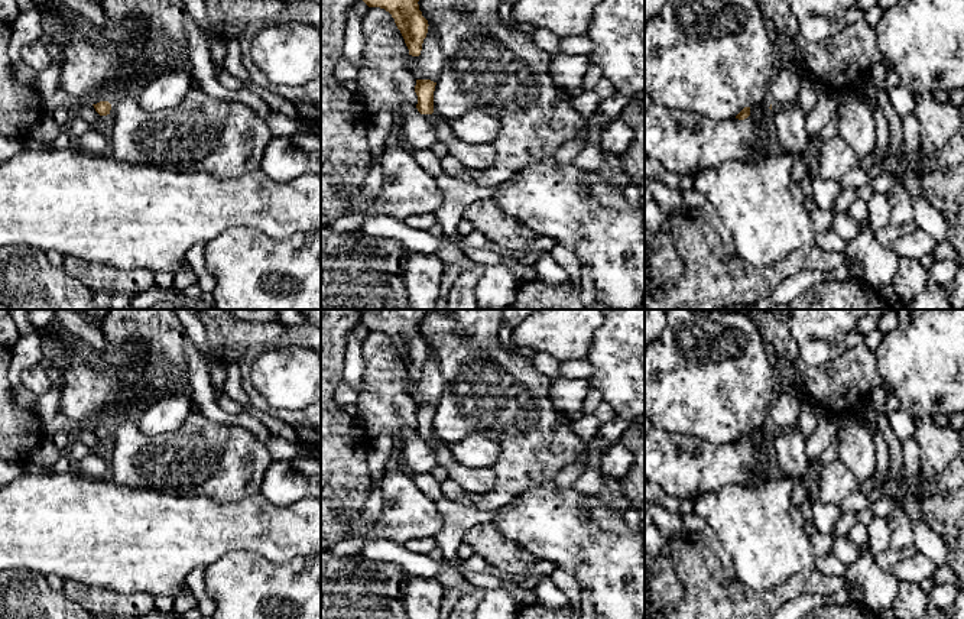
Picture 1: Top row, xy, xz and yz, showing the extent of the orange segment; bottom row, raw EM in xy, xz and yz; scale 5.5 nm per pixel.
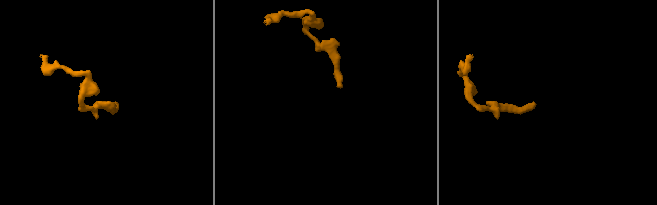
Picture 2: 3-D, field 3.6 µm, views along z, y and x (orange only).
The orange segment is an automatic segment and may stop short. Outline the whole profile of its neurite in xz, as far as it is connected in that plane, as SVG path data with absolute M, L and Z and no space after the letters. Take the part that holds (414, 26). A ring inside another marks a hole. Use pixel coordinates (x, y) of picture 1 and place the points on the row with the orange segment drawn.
M363 0L369 7L380 7L392 14L400 30L409 55L419 56L428 33L428 20L419 10L419 0Z

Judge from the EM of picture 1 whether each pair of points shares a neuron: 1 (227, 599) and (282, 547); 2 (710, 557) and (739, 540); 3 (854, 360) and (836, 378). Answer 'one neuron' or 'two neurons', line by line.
1: two neurons
2: two neurons
3: one neuron

